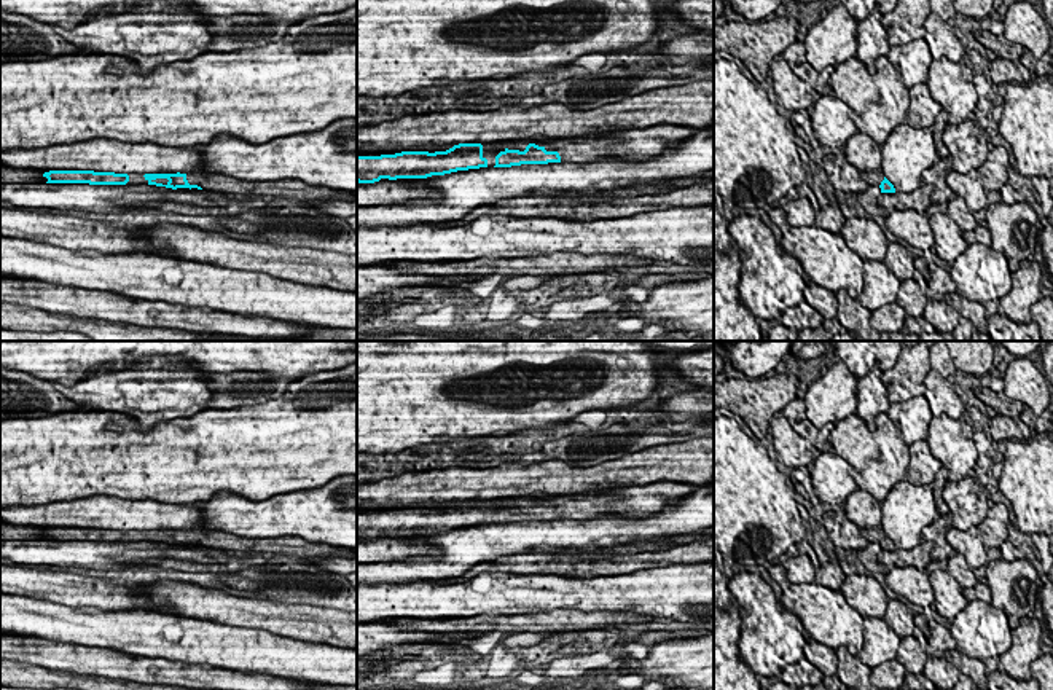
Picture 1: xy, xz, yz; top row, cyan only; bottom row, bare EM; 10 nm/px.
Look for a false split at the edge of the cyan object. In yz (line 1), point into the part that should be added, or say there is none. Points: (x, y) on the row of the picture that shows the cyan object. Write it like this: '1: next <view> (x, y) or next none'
1: next yz (875, 179)

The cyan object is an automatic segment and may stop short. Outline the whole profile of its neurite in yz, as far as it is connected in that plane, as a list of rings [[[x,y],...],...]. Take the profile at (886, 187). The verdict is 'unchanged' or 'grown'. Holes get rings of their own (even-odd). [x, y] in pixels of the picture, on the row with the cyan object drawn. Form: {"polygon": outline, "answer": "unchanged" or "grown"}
{"polygon": [[[860,172],[860,178],[867,185],[879,186],[881,193],[895,193],[894,185],[884,177],[884,174],[879,172]]], "answer": "grown"}

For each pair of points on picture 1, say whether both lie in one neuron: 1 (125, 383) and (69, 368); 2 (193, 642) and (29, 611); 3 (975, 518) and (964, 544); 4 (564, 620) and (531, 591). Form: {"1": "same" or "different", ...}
{"1": "different", "2": "same", "3": "different", "4": "different"}

